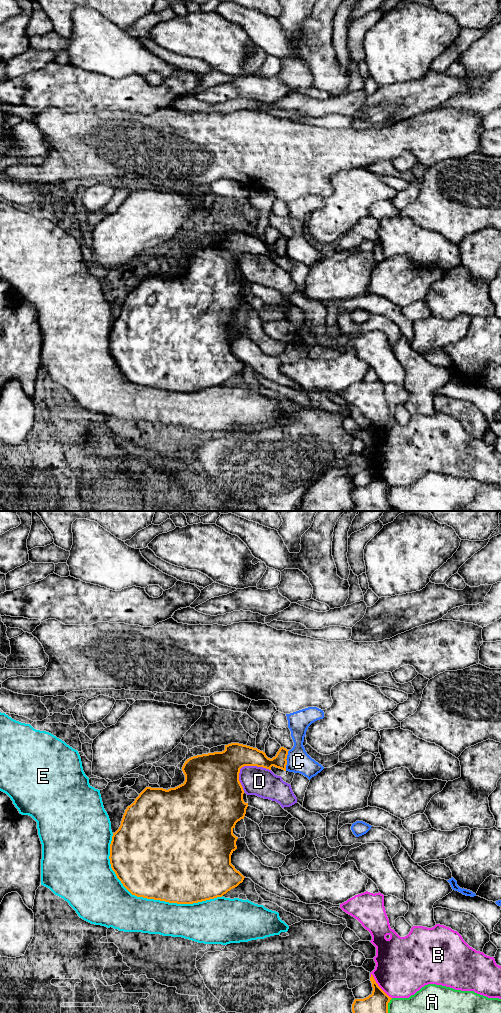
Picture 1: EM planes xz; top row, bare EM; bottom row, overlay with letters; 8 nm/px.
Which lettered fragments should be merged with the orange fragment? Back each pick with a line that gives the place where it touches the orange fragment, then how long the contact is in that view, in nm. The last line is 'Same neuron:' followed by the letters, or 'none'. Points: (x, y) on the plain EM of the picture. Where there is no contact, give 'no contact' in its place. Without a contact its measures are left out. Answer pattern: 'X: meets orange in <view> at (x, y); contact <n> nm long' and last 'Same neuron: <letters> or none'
Same neuron: none

